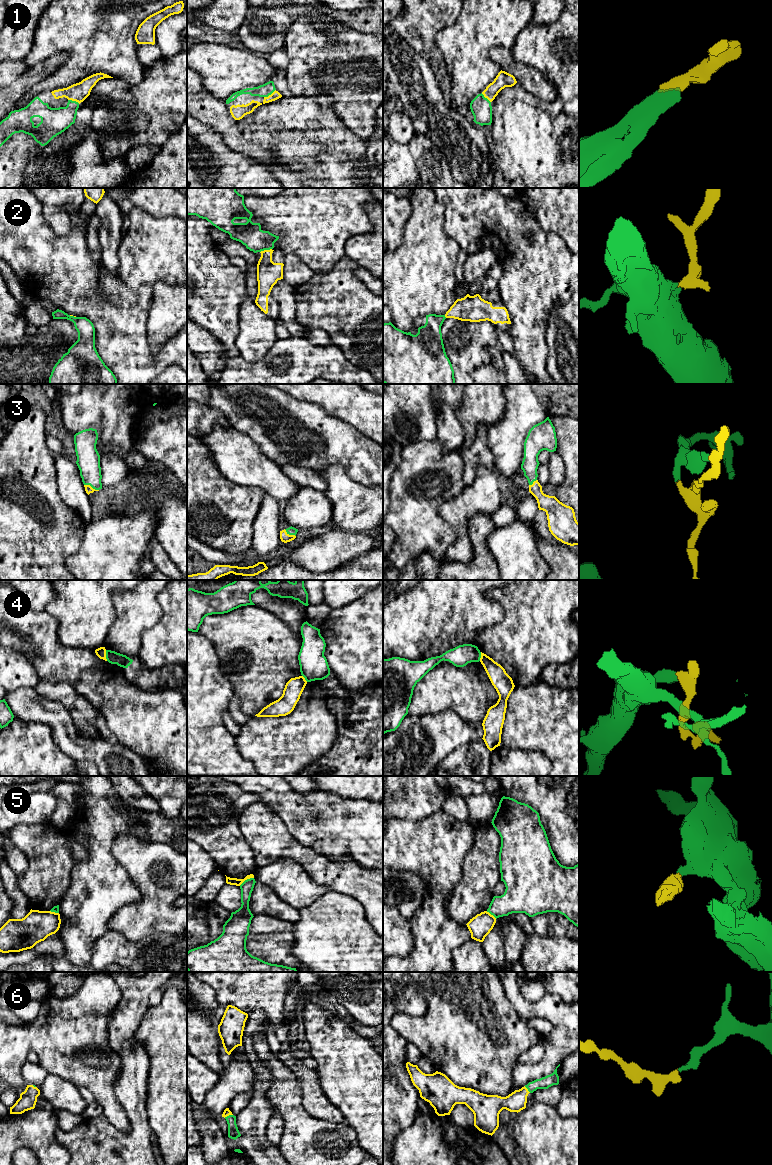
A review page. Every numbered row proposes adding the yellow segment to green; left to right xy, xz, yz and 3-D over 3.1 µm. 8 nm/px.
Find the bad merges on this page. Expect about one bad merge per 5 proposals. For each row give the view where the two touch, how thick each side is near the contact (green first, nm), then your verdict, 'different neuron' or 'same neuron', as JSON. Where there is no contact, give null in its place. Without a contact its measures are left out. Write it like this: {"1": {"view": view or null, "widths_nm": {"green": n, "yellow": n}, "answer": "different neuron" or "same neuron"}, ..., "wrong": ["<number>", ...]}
{"1": {"view": "xz", "widths_nm": {"green": 100, "yellow": 70}, "answer": "same neuron"}, "2": {"view": "xz", "widths_nm": {"green": 190, "yellow": 190}, "answer": "same neuron"}, "3": {"view": "xy", "widths_nm": {"green": 190, "yellow": 60}, "answer": "same neuron"}, "4": {"view": "xy", "widths_nm": {"green": 100, "yellow": 80}, "answer": "different neuron"}, "5": {"view": "xz", "widths_nm": {"green": 100, "yellow": 60}, "answer": "different neuron"}, "6": {"view": "xz", "widths_nm": {"green": 90, "yellow": 60}, "answer": "same neuron"}, "wrong": ["4", "5"]}

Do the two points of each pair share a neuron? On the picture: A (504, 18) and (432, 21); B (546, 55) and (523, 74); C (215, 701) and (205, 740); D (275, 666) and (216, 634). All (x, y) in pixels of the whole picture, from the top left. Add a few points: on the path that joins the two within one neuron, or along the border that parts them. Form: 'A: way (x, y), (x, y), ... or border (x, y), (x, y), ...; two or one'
A: border (461, 10), (453, 23), (443, 27), (436, 34); two
B: border (512, 53), (517, 61), (532, 66), (549, 82); two
C: way (205, 711), (205, 730); one
D: way (260, 653), (247, 640), (231, 634); one

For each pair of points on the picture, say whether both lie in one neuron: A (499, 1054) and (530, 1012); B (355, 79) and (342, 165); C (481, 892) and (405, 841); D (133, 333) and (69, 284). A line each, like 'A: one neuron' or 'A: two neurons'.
A: two neurons
B: two neurons
C: two neurons
D: one neuron

